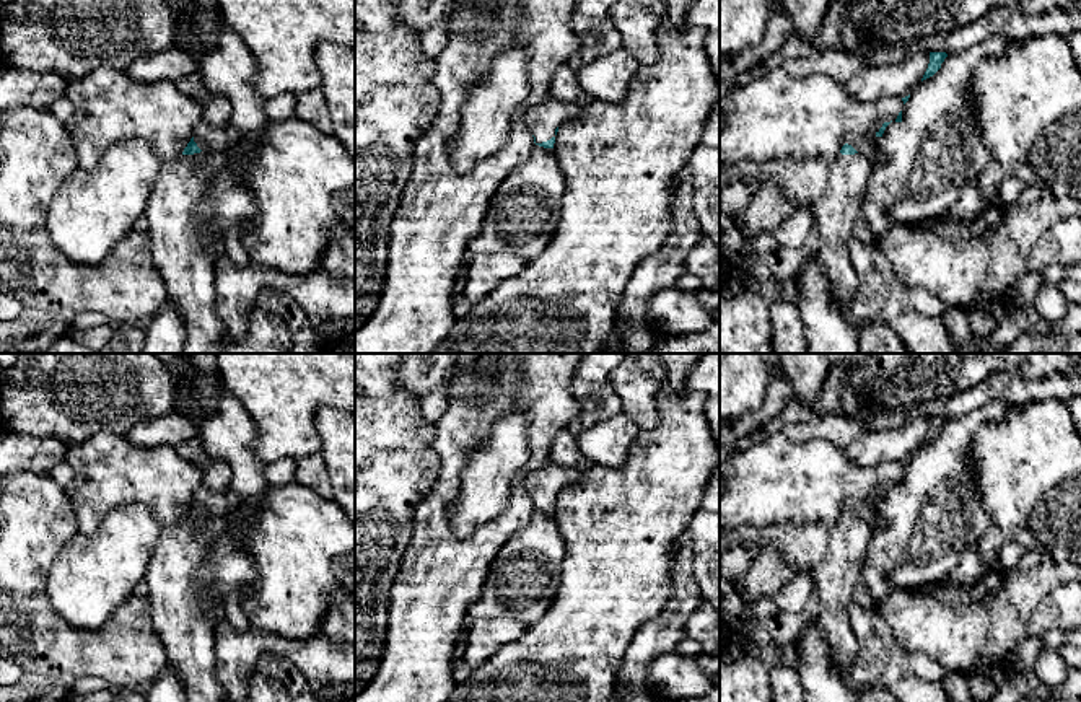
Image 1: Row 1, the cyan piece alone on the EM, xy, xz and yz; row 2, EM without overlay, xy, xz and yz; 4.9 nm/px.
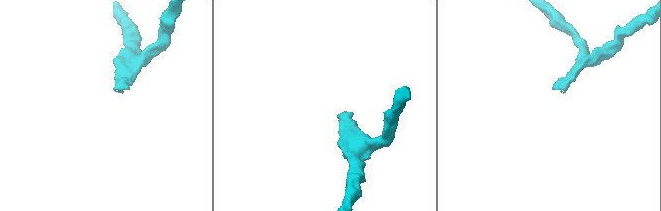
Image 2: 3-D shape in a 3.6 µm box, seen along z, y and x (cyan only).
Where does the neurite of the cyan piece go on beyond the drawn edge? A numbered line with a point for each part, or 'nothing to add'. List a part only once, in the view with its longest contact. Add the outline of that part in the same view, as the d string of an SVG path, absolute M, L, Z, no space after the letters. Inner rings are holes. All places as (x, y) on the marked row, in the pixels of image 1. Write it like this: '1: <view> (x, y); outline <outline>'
1: xz (542, 119); outline M550 98L540 104L527 107L523 121L536 137L536 143L542 143L555 137L555 129L563 122L580 117L583 109L584 106L558 103Z

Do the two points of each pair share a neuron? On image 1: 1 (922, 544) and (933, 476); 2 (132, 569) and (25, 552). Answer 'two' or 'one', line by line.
1: one
2: two

